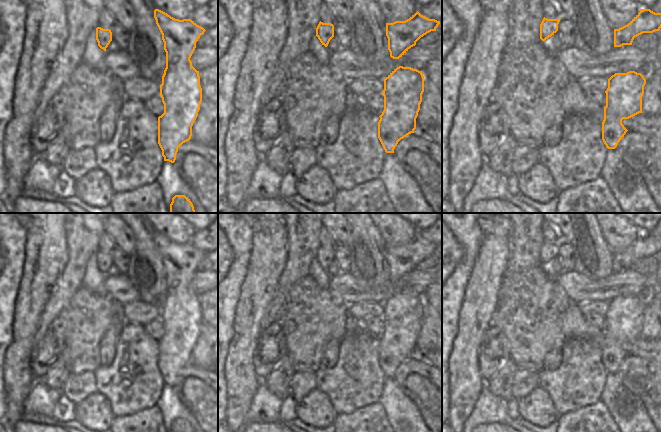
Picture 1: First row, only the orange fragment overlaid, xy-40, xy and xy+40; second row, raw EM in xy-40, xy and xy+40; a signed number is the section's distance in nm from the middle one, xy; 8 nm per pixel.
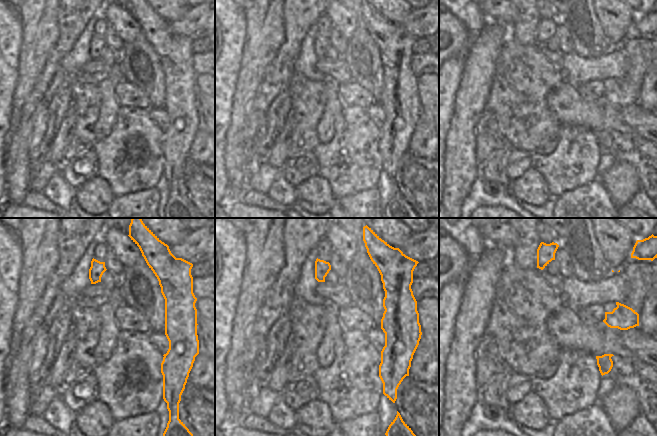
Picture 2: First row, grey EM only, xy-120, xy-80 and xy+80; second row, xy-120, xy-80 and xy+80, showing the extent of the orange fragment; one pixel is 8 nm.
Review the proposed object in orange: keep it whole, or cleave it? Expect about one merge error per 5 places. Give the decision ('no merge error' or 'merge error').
merge error

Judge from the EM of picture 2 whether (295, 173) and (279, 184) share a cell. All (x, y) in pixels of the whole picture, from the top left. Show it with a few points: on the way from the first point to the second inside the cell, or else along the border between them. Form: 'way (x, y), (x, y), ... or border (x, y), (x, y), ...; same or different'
border (281, 173), (294, 186); different

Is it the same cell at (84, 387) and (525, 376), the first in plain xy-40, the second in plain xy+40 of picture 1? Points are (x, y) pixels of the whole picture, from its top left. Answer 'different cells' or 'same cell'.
same cell

